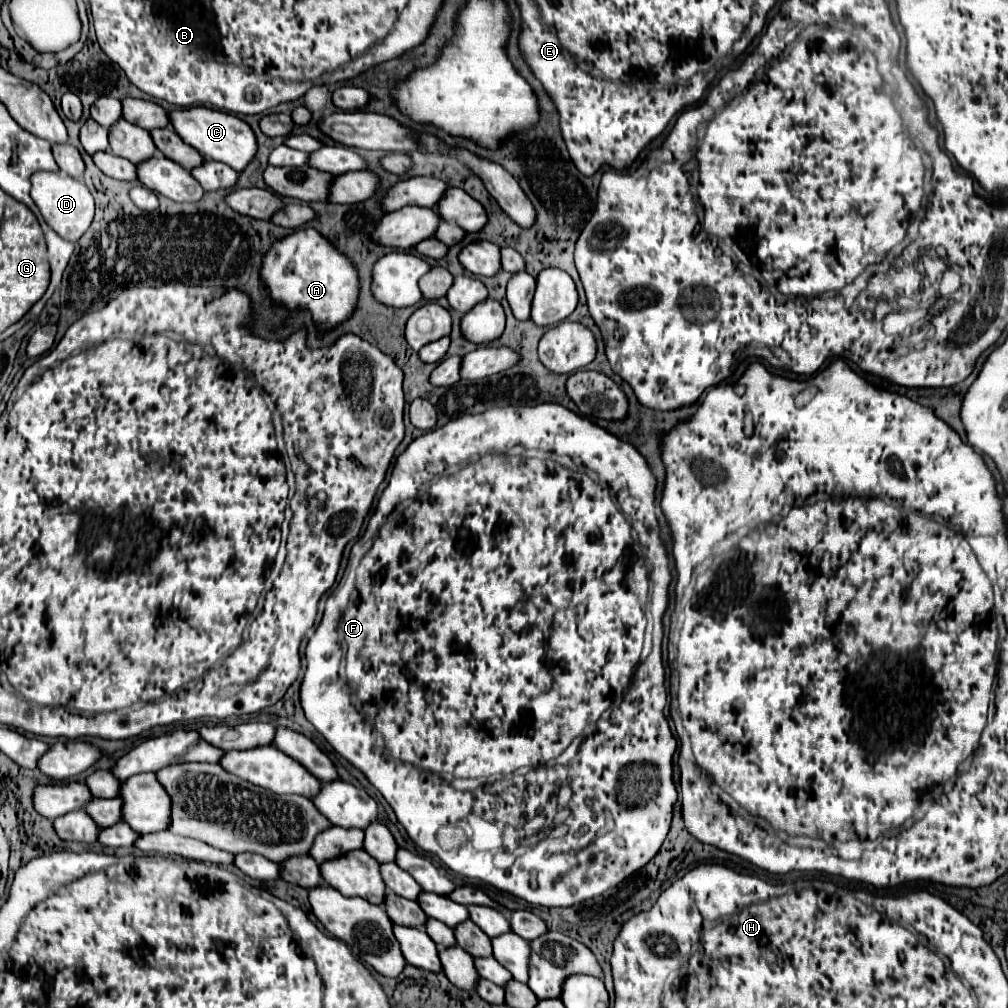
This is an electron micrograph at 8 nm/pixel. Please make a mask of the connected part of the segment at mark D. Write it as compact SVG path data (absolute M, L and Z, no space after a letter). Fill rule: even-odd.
M36 172L32 176L32 200L38 204L44 220L64 240L78 242L94 220L94 198L82 180L64 176L62 172Z

